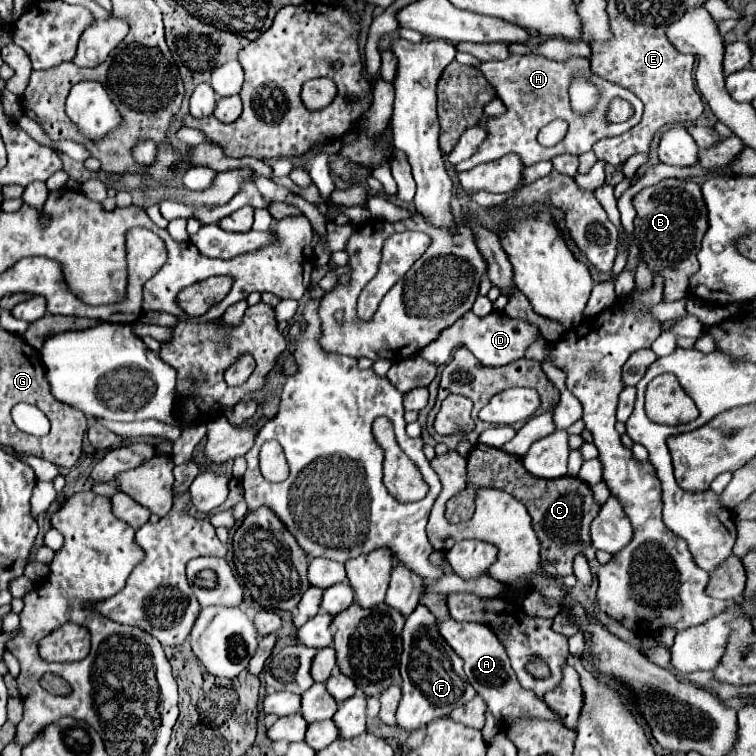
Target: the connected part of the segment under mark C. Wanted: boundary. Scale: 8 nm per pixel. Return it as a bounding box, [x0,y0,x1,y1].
[468,444,600,576]

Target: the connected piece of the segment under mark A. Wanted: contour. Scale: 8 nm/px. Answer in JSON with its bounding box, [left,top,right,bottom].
[438,618,560,722]

